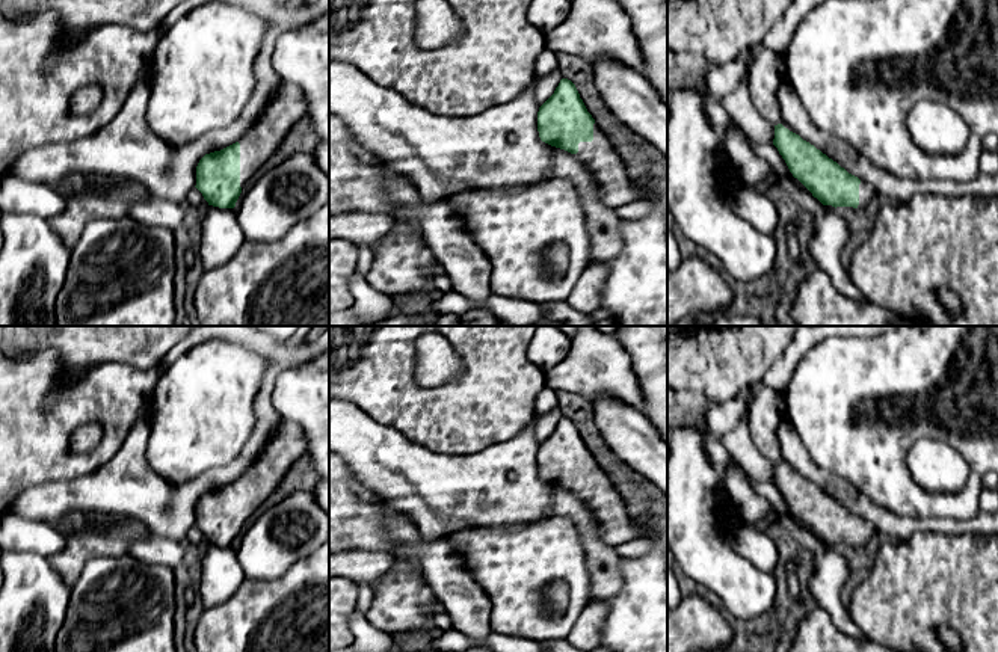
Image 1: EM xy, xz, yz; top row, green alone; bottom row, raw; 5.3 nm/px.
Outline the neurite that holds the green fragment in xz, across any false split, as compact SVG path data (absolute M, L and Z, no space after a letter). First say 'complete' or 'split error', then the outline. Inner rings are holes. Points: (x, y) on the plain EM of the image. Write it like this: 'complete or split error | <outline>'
split error | M562 417L554 432L539 445L538 469L542 480L575 492L593 512L599 537L616 548L646 534L627 512L624 498L587 450L575 423Z

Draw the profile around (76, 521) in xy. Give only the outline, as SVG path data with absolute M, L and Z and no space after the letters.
M71 510L66 515L57 516L51 525L65 539L85 530L94 530L97 522L92 519L92 513Z

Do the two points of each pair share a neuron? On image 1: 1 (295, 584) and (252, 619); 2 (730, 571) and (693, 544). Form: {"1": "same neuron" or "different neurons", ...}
{"1": "same neuron", "2": "same neuron"}

